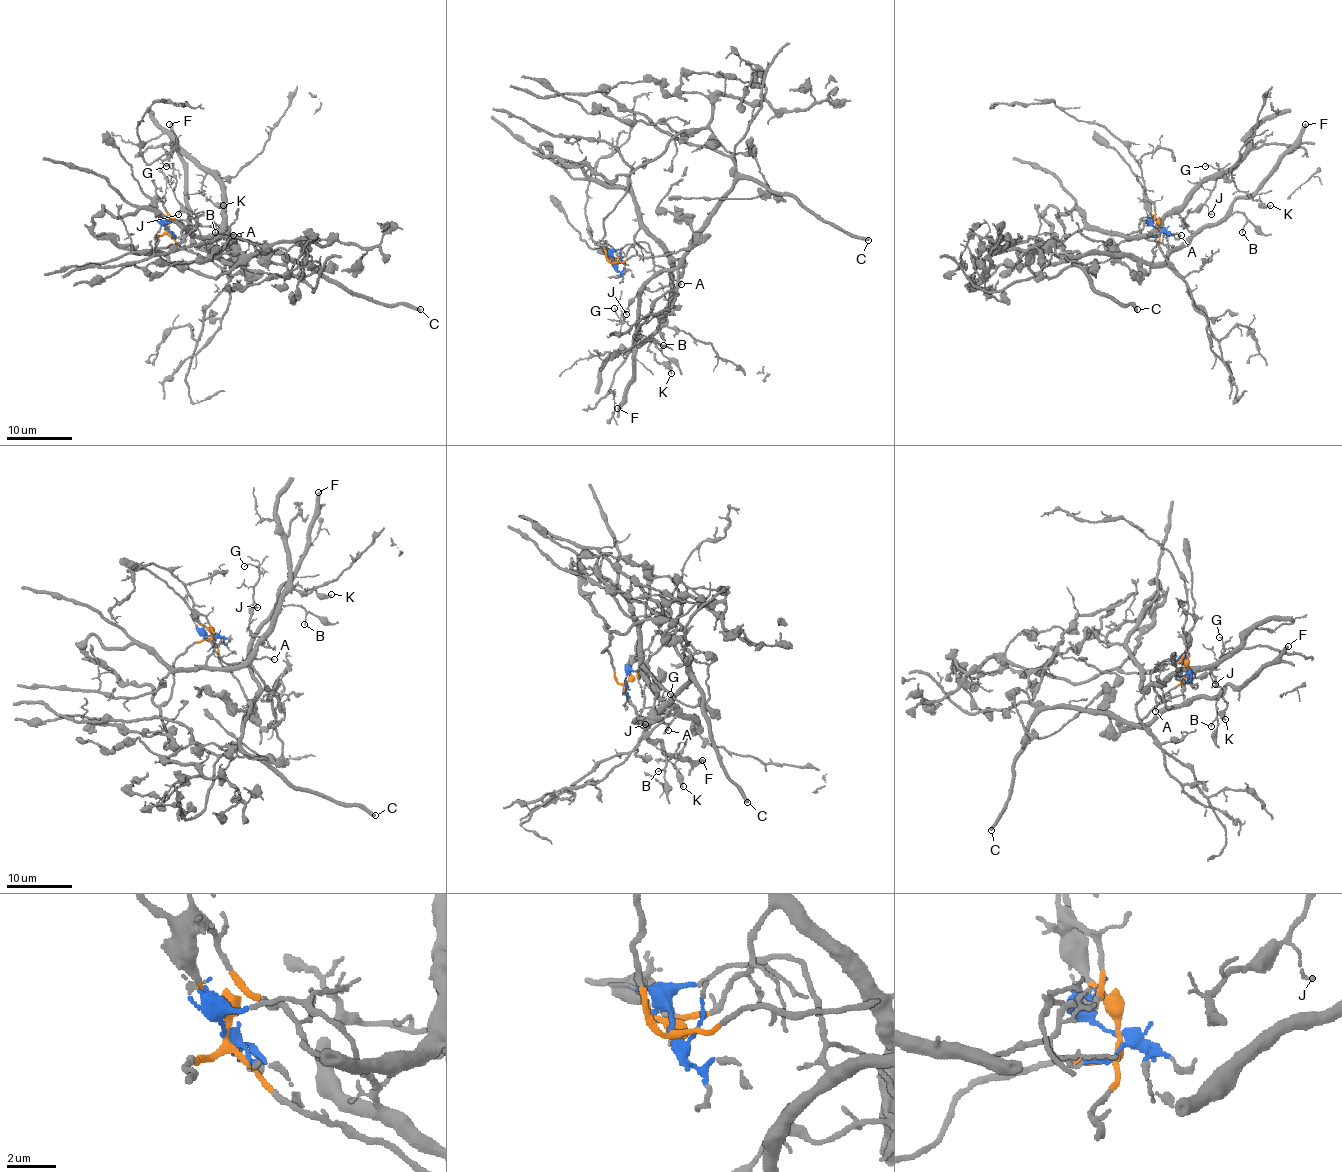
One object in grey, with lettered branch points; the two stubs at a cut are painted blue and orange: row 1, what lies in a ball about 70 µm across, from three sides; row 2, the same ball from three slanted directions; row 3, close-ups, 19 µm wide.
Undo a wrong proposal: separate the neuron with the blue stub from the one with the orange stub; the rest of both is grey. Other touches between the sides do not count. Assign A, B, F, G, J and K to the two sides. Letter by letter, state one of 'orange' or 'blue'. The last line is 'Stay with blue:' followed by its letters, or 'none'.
A: blue
B: blue
F: blue
G: orange
J: orange
K: orange
Stay with blue: A, B, F

